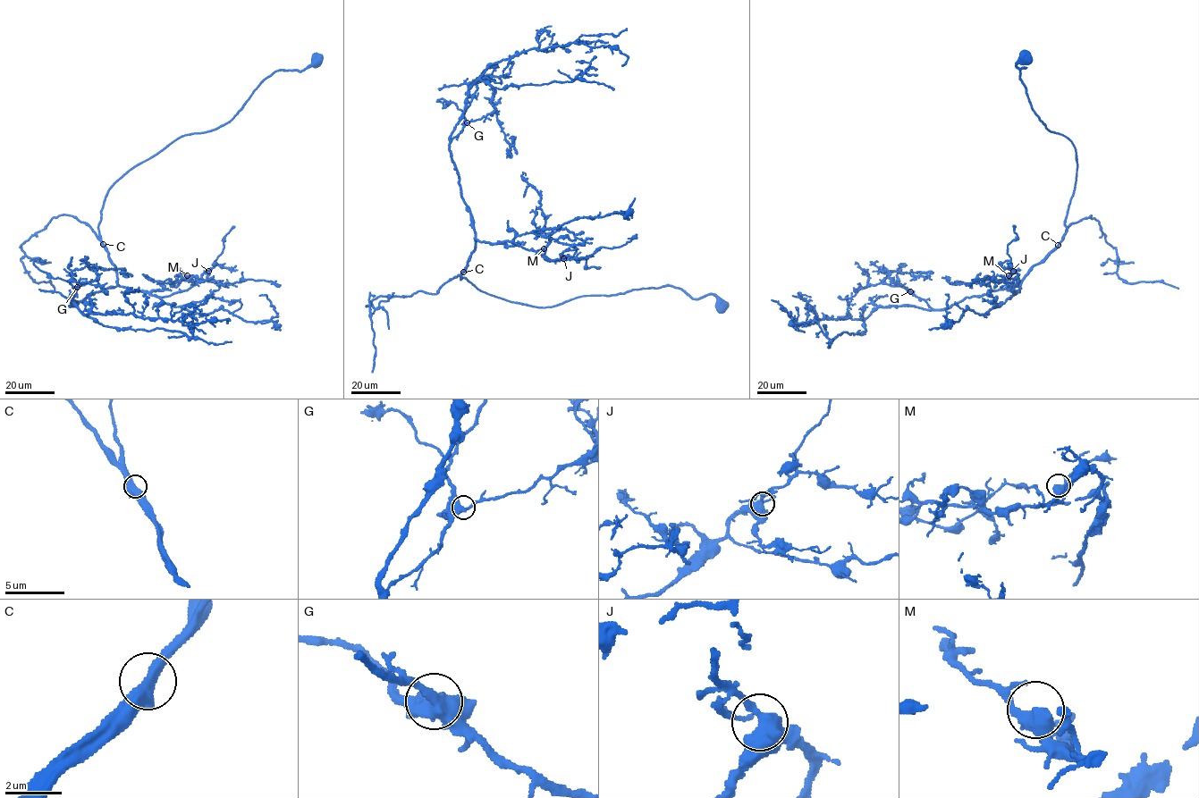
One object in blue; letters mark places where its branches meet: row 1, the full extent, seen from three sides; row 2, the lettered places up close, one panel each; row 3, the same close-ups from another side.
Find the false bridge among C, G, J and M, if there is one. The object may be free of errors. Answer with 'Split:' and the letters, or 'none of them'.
Split: none of them

